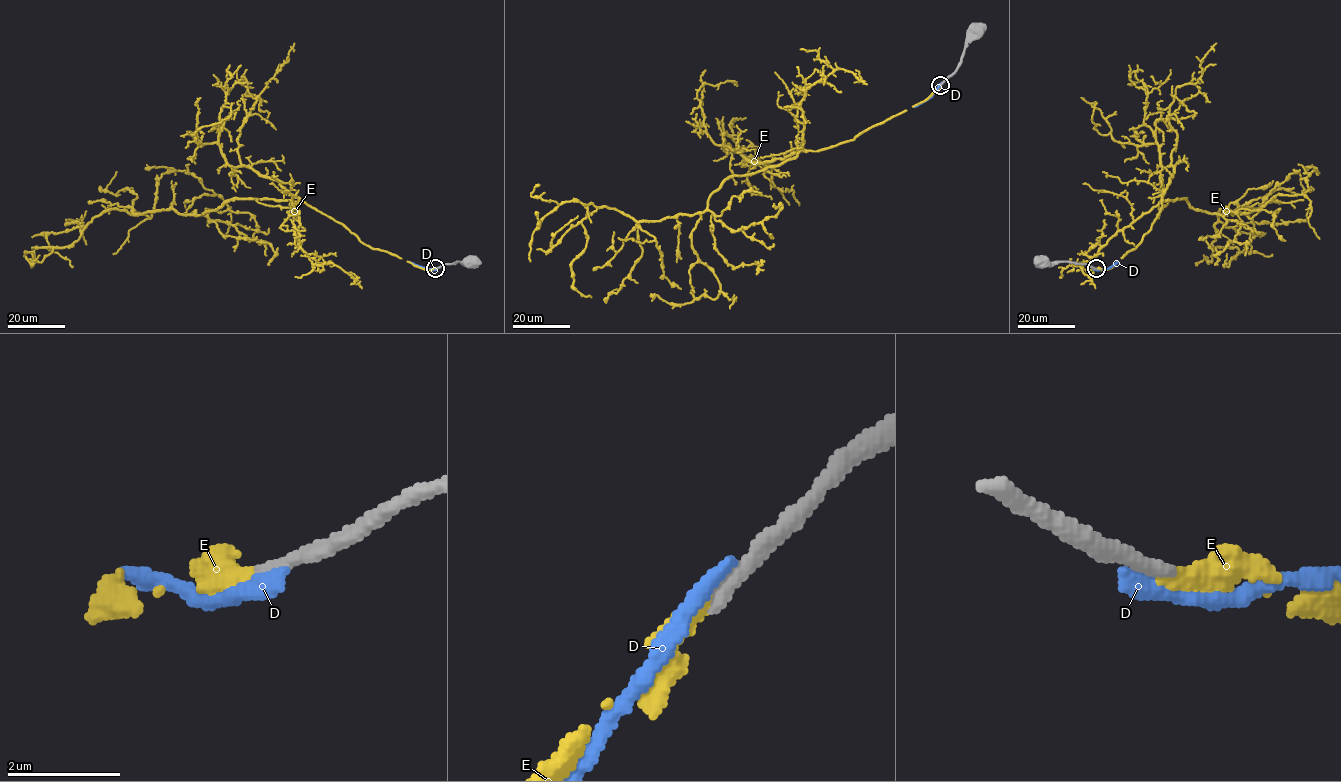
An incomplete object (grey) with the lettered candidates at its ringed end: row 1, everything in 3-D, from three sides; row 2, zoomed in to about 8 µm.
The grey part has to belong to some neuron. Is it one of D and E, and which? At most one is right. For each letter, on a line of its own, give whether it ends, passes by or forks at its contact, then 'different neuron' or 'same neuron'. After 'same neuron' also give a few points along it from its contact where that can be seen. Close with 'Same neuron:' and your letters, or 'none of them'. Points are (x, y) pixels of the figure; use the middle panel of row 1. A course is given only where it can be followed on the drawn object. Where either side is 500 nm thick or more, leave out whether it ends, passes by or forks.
D: it ends there; different neuron
E: it ends there; same neuron; it runs (941, 84), (852, 140), (730, 175), (693, 214), (634, 221), (605, 207), (562, 202), (534, 231), (530, 261)
Same neuron: E

